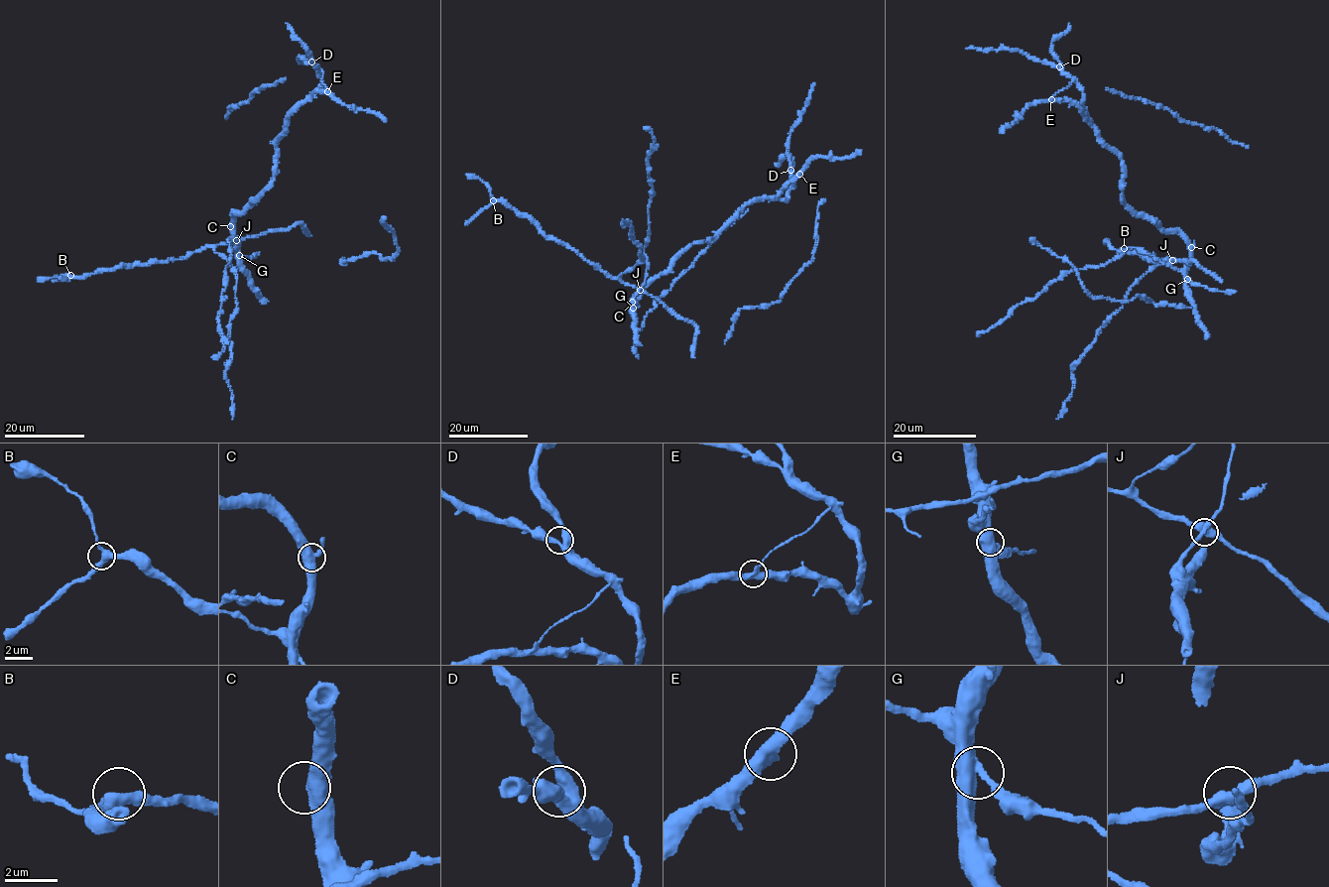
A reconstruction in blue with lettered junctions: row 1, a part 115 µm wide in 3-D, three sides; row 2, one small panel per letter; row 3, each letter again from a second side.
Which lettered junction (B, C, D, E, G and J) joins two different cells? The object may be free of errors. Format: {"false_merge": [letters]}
{"false_merge": ["E"]}

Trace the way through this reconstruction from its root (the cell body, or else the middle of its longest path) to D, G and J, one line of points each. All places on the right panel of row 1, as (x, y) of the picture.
D: (1188, 248), (1182, 235), (1125, 204), (1122, 156), (1100, 138), (1097, 128), (1083, 112), (1082, 88), (1059, 66)
G: (1188, 248), (1187, 279)
J: (1188, 248), (1189, 265), (1183, 270), (1172, 266), (1172, 260)

